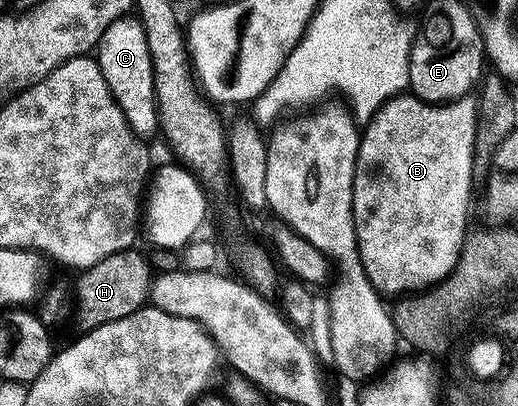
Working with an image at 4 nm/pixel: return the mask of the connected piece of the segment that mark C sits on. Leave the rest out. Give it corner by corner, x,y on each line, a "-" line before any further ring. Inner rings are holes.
132,16
114,22
99,43
97,60
116,103
137,137
148,139
147,137
155,133
157,135
160,130
160,119
154,65
142,22

